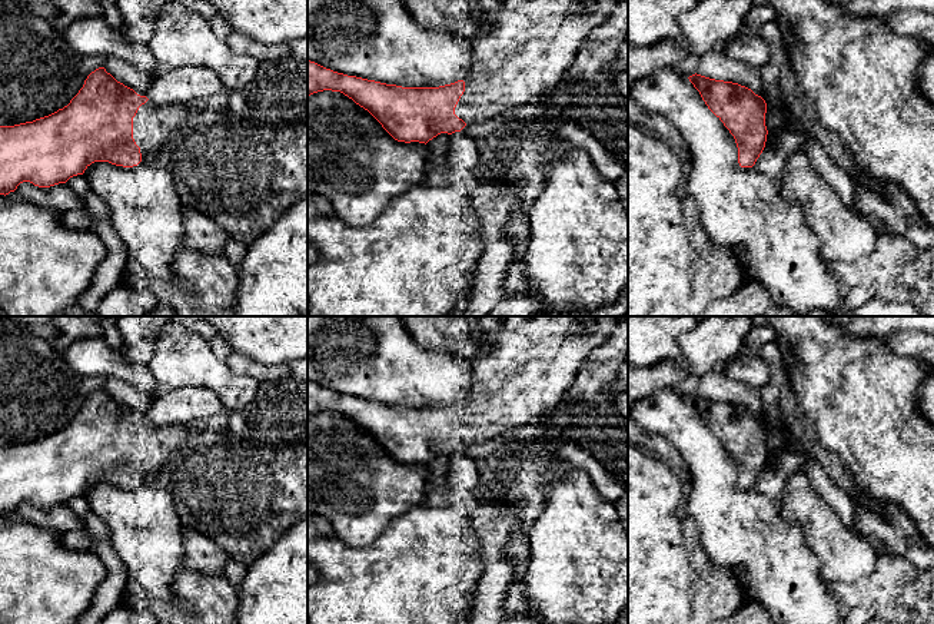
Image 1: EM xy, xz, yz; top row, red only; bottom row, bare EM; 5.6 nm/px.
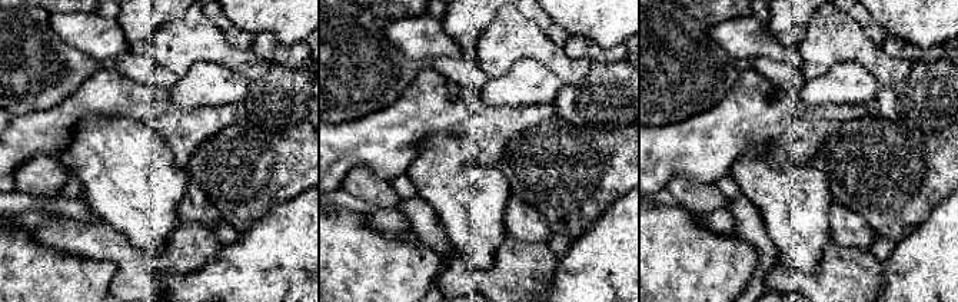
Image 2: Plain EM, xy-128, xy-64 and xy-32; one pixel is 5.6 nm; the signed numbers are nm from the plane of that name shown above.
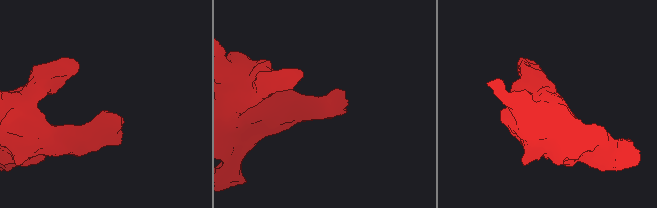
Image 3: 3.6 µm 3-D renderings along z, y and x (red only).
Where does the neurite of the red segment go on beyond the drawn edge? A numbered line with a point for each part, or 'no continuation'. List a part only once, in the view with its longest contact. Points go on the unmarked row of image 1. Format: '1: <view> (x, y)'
1: xy (152, 445)

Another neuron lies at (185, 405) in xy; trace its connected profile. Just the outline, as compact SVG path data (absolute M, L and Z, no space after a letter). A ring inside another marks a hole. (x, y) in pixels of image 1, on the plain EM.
M182 386L163 396L153 396L146 418L157 426L185 425L225 412L220 398L205 386Z

